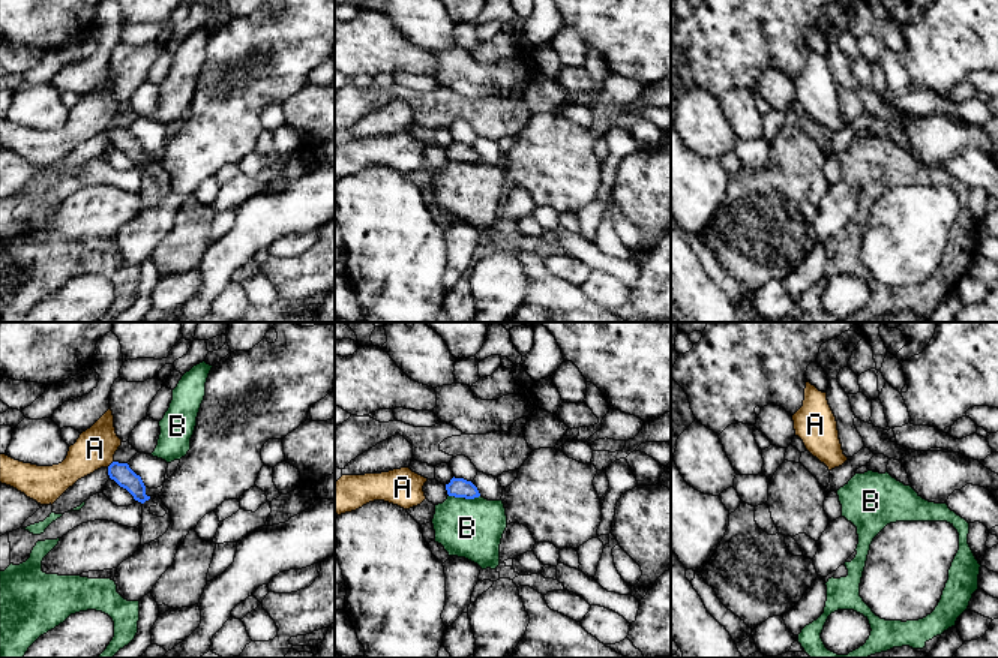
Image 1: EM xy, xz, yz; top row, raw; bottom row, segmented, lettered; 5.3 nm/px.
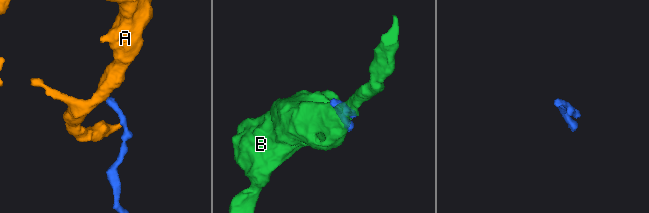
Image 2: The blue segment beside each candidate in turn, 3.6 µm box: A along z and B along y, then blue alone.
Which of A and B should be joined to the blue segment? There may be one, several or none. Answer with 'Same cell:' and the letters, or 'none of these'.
Same cell: none of these

